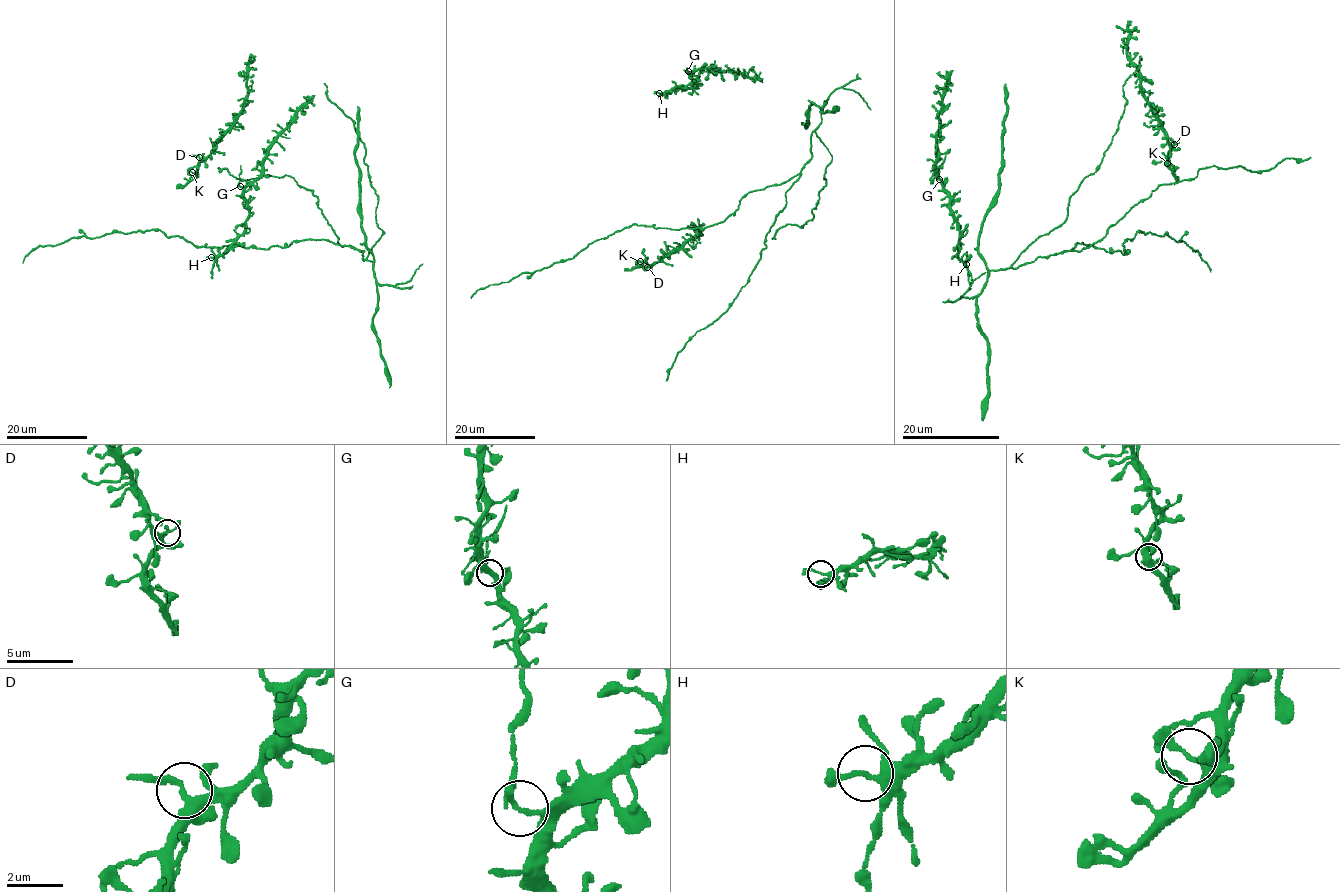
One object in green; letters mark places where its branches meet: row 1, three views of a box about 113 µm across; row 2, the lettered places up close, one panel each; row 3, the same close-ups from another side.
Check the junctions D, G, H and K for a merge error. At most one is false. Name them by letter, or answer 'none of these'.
G

